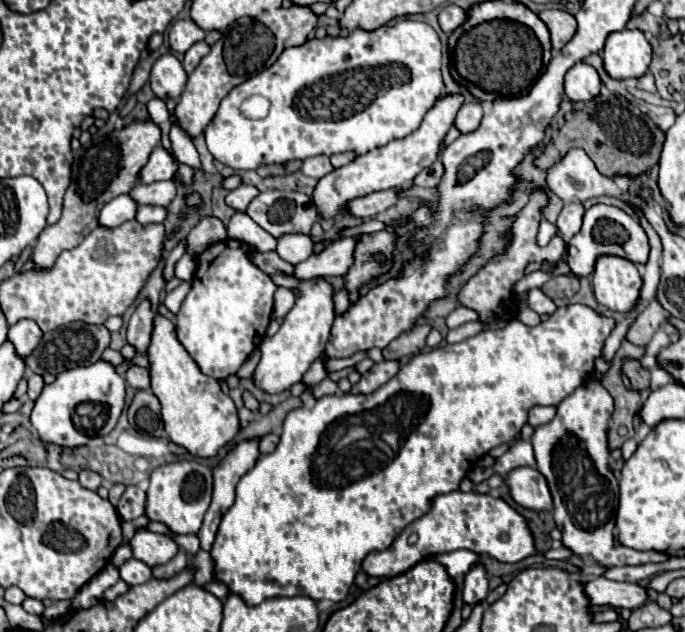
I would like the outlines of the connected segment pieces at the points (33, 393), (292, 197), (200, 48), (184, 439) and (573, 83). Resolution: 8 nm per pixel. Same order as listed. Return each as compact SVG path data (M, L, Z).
M31 374L29 376L29 398L31 400L37 400L37 396L41 394L41 390L43 390L43 386L45 386L45 382L43 382L43 378L39 376L39 374Z
M265 190L247 206L247 214L271 236L281 238L285 232L309 234L318 211L307 194L295 190Z
M197 42L193 44L187 52L185 52L185 60L183 60L183 68L187 74L191 74L195 70L195 66L201 62L201 58L209 52L209 46L205 42Z
M155 316L153 338L147 350L151 360L151 390L163 406L163 424L171 442L183 446L189 454L199 458L217 456L219 448L229 444L239 432L239 416L233 400L223 394L219 382L205 376L195 360L185 352L175 336L175 326L165 316Z
M577 62L565 74L563 88L565 88L565 96L569 100L573 100L573 102L591 100L593 96L599 94L601 80L599 80L599 74L597 74L597 70L593 66L589 66L585 62Z

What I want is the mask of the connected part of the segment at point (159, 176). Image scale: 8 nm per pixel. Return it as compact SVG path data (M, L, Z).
M157 146L151 152L145 168L141 168L137 182L139 184L151 184L151 182L159 182L159 180L169 180L169 178L173 178L177 166L179 166L179 162L173 160L171 154L163 146Z

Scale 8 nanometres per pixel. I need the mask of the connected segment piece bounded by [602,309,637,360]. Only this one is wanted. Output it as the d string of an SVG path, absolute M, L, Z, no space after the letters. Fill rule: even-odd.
M636 309L625 316L625 319L617 323L611 334L608 336L603 347L602 358L611 360L619 349L626 333L636 317Z

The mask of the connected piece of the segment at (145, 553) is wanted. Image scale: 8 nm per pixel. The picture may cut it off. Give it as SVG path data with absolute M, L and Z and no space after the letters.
M143 528L137 530L137 534L131 540L131 546L133 556L151 568L167 564L179 552L179 546L169 536L153 534Z

